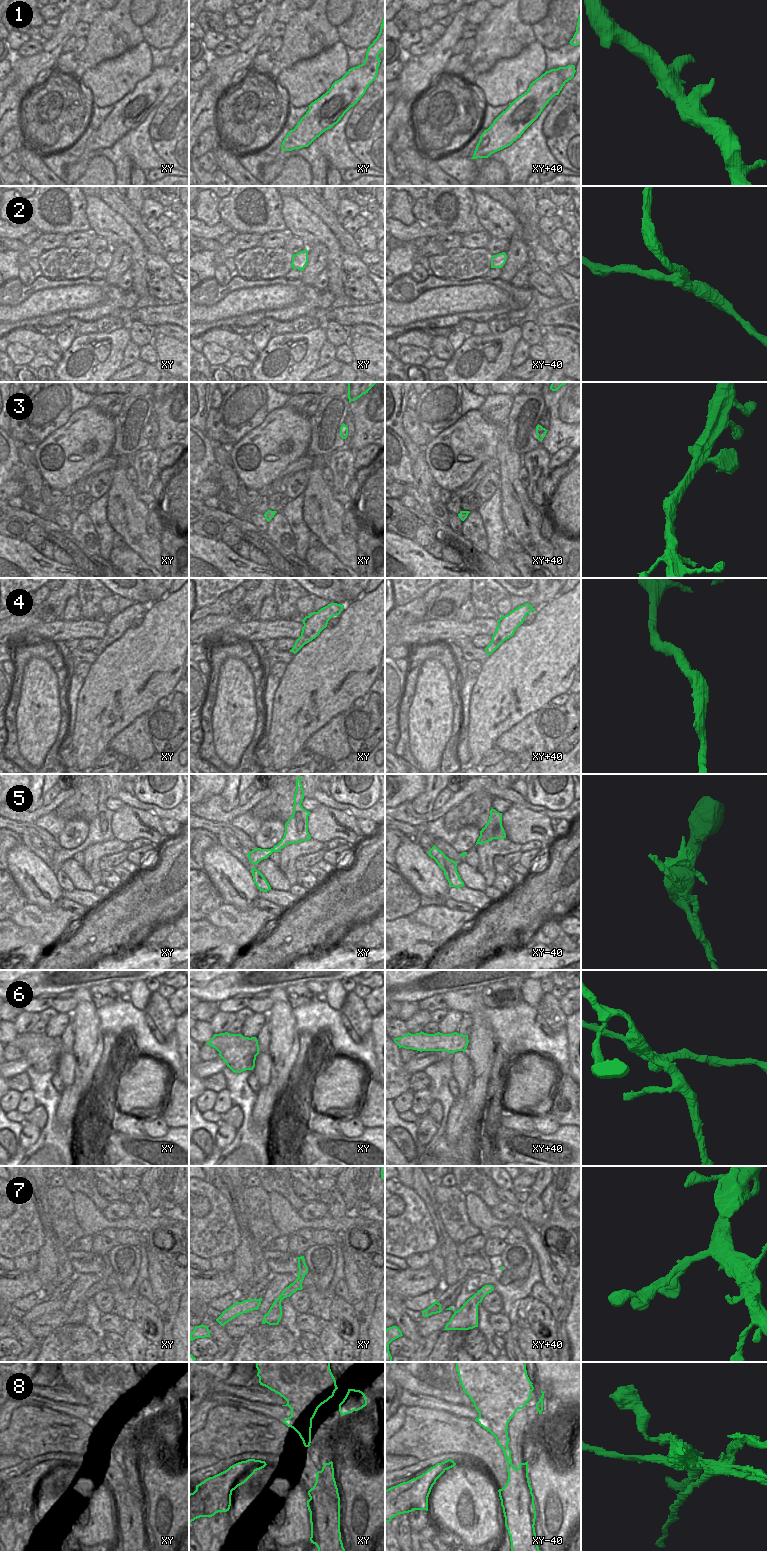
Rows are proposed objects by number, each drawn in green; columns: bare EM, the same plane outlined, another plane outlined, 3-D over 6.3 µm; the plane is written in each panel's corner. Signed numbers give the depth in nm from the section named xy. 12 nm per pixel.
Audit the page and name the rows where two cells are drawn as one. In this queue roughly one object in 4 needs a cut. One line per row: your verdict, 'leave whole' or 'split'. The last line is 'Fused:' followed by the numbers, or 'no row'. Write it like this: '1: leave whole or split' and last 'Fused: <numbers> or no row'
1: leave whole
2: leave whole
3: leave whole
4: leave whole
5: leave whole
6: split
7: leave whole
8: split
Fused: 6, 8

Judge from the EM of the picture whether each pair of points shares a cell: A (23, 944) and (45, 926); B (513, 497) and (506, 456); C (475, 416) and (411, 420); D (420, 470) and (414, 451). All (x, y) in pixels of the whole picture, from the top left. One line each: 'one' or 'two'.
A: two
B: one
C: two
D: two

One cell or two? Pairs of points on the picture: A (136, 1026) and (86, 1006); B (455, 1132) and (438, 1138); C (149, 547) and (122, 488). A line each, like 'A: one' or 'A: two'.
A: two
B: two
C: one

